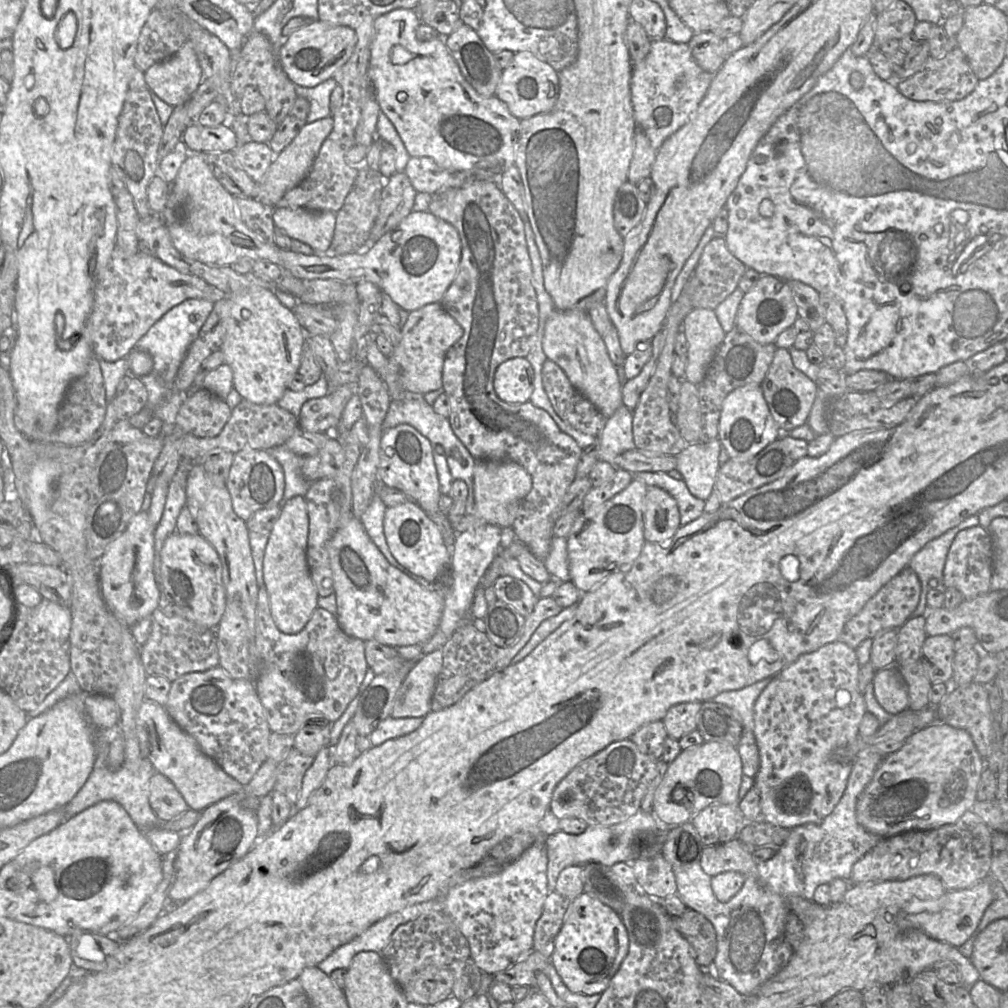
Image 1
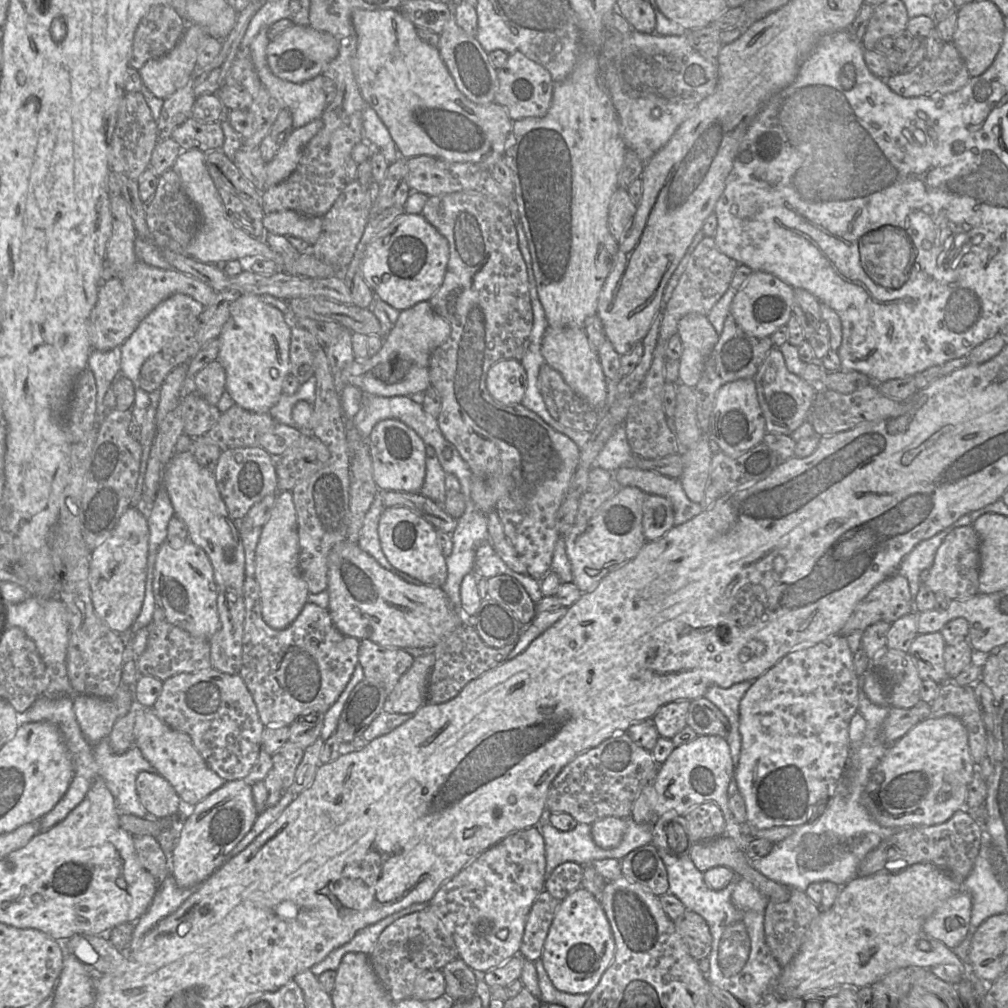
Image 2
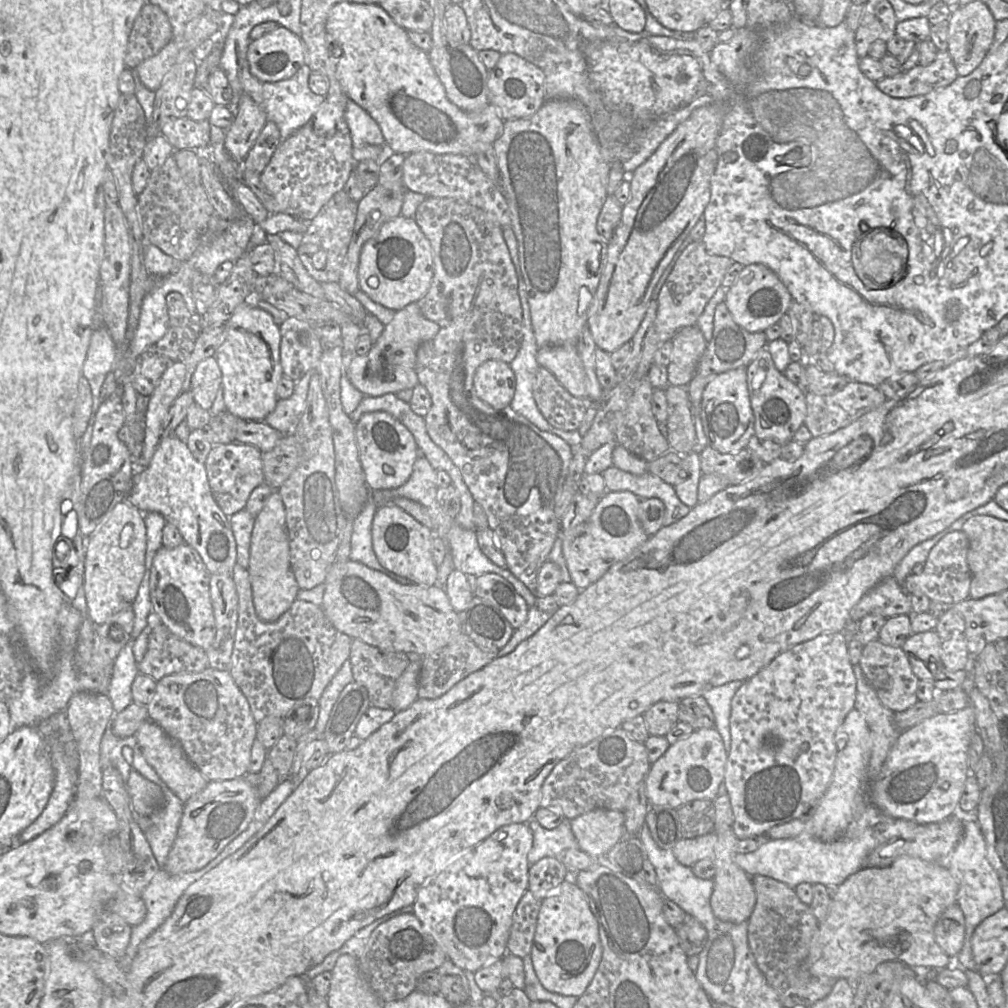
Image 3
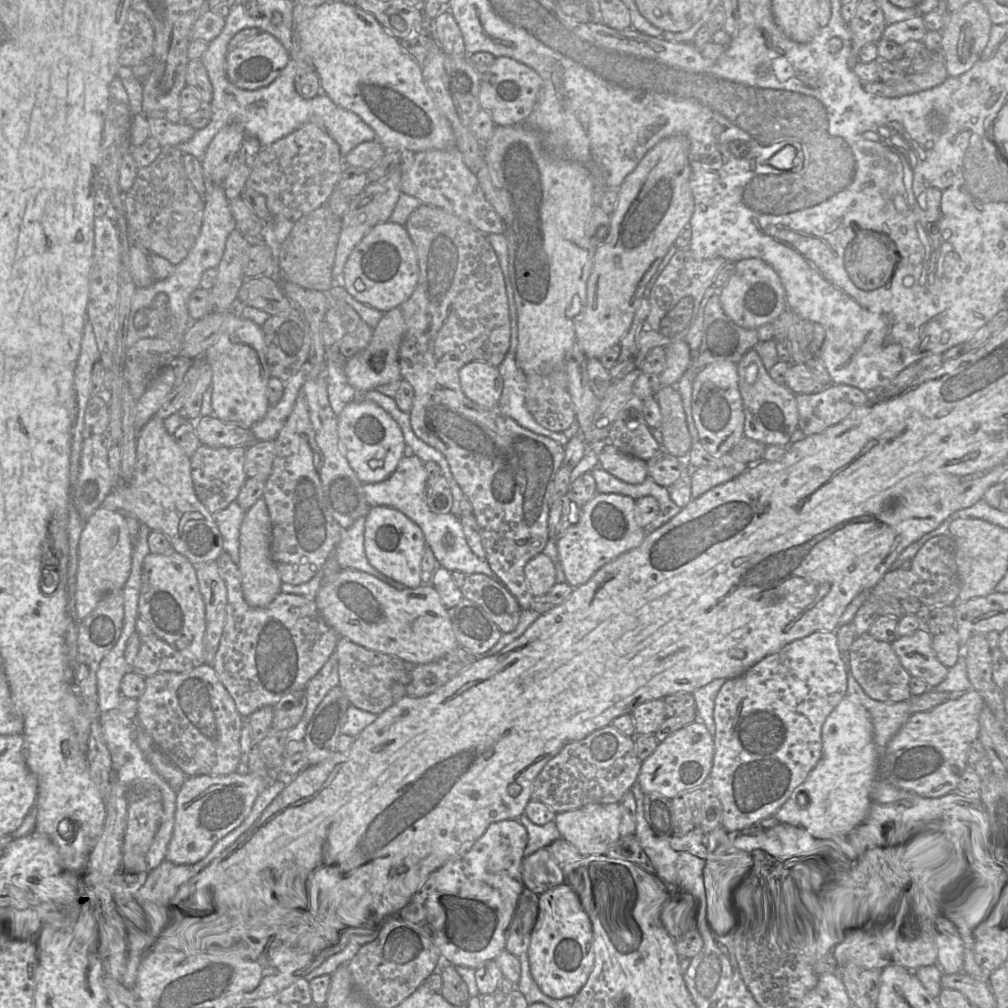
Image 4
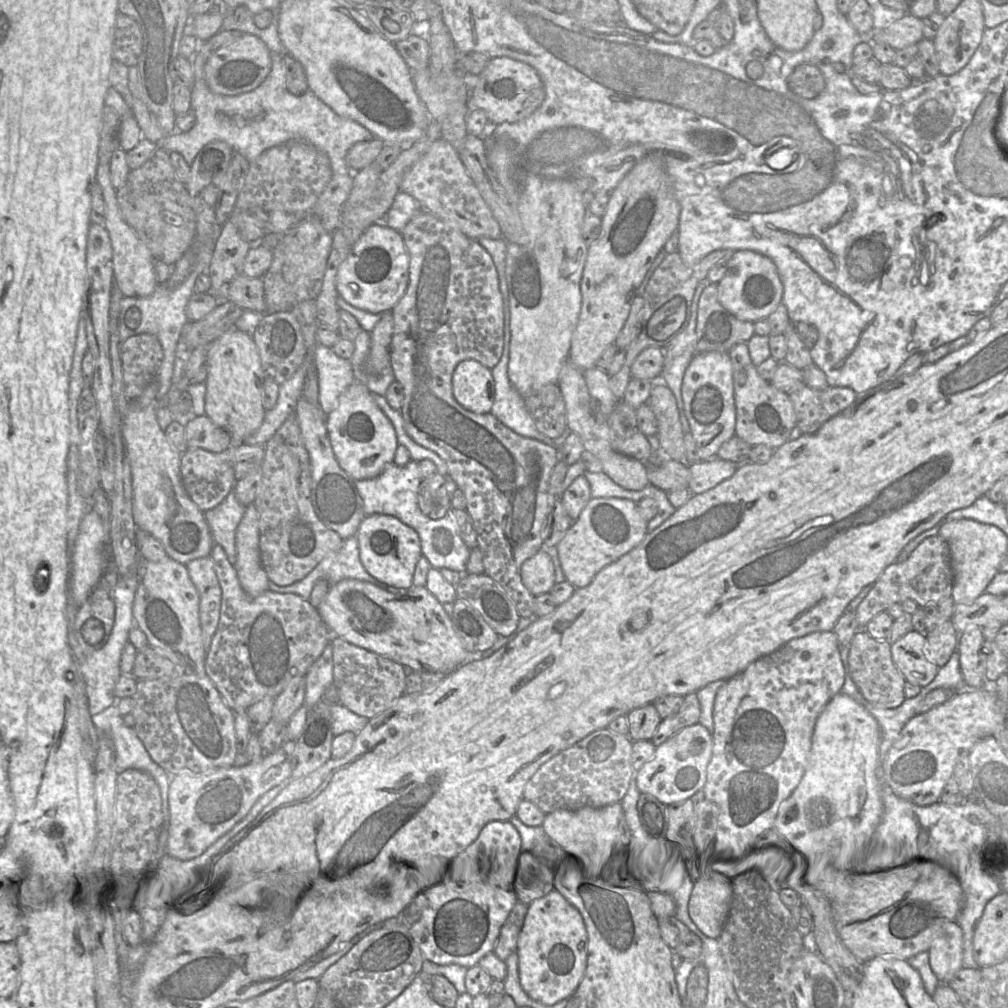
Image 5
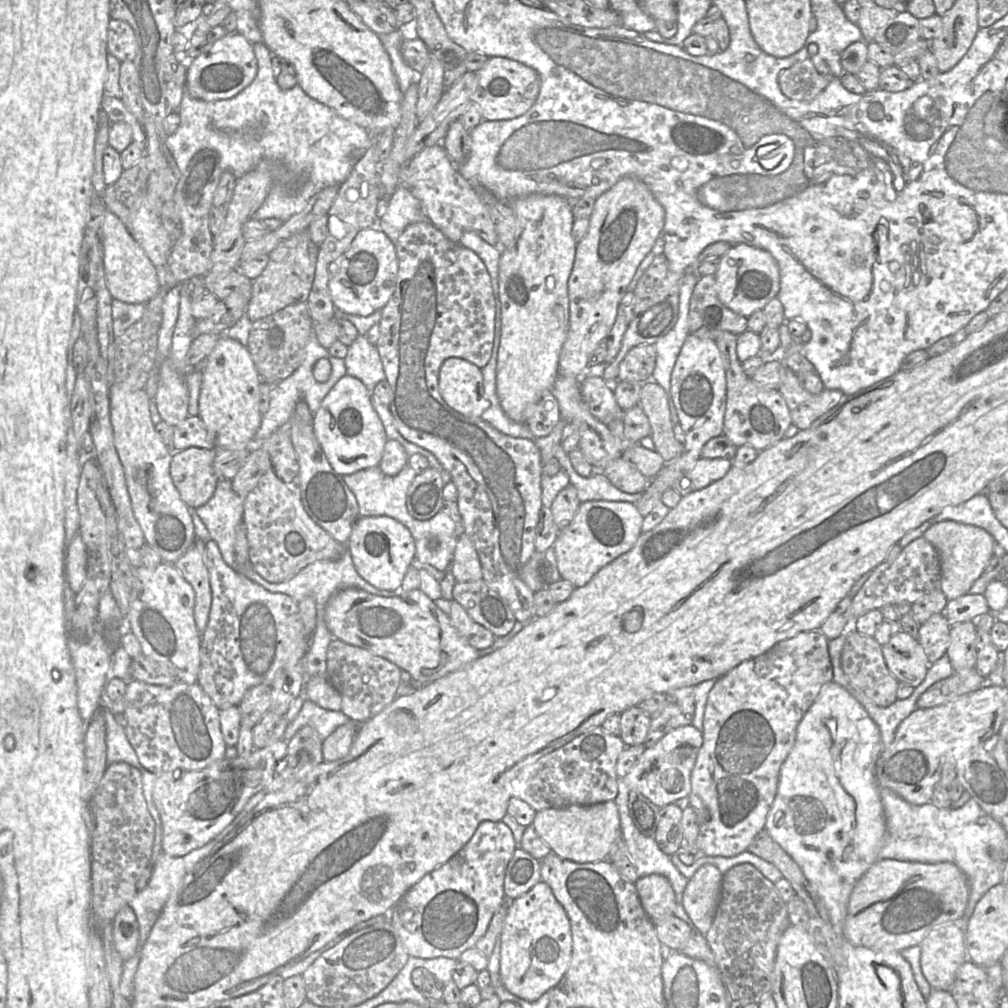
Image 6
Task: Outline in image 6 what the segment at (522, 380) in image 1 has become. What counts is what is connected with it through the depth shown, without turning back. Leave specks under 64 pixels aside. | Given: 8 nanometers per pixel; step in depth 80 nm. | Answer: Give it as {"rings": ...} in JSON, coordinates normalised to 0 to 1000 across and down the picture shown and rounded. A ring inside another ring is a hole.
{"rings":[[[445,355],[438,361],[436,388],[445,404],[463,414],[477,414],[484,404],[478,366],[456,355]]]}

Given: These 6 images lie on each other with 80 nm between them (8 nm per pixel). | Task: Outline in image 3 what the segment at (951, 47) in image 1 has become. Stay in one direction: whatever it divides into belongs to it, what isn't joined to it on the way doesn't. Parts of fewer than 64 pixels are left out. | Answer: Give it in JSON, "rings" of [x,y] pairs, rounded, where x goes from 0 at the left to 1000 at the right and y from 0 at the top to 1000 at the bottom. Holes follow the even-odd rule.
{"rings":[[[939,50],[930,51],[928,59],[921,64],[910,63],[901,70],[894,71],[887,76],[876,76],[868,81],[870,87],[876,92],[887,97],[901,97],[921,93],[925,90],[935,88],[948,79],[950,72]]]}

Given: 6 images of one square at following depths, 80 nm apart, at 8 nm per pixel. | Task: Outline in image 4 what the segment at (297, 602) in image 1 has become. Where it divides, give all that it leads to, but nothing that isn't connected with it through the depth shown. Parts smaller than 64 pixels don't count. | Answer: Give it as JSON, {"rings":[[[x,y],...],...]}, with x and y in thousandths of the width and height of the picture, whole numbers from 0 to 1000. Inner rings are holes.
{"rings":[[[257,495],[243,508],[237,529],[237,558],[240,585],[246,600],[252,603],[265,602],[280,588],[280,576],[269,554],[269,517],[263,497]]]}

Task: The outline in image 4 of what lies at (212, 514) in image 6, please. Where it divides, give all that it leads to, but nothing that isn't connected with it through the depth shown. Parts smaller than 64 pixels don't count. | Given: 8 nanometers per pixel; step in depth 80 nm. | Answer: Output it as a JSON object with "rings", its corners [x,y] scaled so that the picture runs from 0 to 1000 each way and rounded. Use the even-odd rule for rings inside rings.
{"rings":[[[231,497],[223,505],[211,509],[221,534],[222,548],[234,560],[237,558],[237,529],[243,508],[235,497]]]}

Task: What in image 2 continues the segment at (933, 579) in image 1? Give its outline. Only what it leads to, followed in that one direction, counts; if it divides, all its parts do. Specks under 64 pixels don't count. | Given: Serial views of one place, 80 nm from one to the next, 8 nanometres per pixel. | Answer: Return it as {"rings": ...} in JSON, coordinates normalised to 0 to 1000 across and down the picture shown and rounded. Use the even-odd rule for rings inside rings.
{"rings":[[[956,511],[943,522],[929,530],[923,535],[913,538],[894,558],[890,568],[899,572],[902,577],[904,588],[904,608],[910,608],[908,602],[908,594],[914,581],[914,568],[922,565],[927,558],[930,545],[937,537],[938,532],[945,526],[962,522],[969,514],[962,511]]]}

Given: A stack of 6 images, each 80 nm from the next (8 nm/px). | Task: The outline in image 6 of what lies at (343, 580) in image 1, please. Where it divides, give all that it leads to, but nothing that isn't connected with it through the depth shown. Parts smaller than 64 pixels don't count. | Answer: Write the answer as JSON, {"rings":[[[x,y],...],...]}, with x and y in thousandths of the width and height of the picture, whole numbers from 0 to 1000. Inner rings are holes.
{"rings":[[[339,584],[324,597],[321,615],[330,633],[388,656],[417,680],[436,675],[475,653],[474,645],[455,630],[444,610],[417,584],[391,592]]]}

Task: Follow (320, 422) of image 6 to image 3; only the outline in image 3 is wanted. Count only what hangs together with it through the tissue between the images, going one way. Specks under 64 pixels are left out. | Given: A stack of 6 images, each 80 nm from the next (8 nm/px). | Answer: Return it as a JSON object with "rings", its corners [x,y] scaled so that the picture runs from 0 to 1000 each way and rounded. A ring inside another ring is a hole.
{"rings":[[[378,408],[361,411],[352,420],[352,435],[362,479],[368,487],[393,485],[406,476],[417,449],[408,429],[389,412]]]}

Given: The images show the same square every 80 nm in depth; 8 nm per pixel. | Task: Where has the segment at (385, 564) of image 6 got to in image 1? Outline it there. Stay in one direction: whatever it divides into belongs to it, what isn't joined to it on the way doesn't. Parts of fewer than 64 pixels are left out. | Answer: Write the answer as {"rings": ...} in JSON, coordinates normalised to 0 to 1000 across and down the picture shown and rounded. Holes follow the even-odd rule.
{"rings":[[[411,496],[384,504],[380,524],[389,551],[410,569],[432,578],[447,564],[446,546],[442,543],[434,521]]]}

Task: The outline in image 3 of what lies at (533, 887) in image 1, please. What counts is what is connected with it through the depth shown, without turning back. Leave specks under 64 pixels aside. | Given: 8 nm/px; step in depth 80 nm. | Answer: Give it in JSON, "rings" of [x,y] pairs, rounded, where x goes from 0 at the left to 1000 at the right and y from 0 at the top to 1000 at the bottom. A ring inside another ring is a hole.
{"rings":[[[522,816],[499,819],[468,844],[434,868],[410,896],[410,906],[441,944],[459,963],[472,965],[504,944],[509,909],[525,880],[524,847],[529,825]]]}

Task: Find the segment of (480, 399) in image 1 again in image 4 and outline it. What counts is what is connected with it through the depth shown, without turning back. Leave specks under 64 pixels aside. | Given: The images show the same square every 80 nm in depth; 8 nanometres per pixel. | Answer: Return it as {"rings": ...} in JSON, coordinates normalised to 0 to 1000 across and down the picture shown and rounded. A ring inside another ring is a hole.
{"rings":[[[420,201],[408,211],[401,224],[411,242],[416,264],[416,275],[412,288],[409,293],[396,304],[402,319],[402,329],[395,348],[395,358],[399,378],[406,380],[411,387],[410,402],[406,410],[407,422],[411,431],[417,437],[436,447],[441,453],[451,477],[468,501],[469,511],[477,525],[477,538],[482,548],[481,555],[492,571],[511,591],[518,605],[527,604],[529,590],[524,584],[520,563],[525,556],[539,548],[545,536],[544,515],[546,502],[548,500],[546,499],[546,495],[551,472],[559,462],[561,451],[560,442],[544,434],[532,431],[518,424],[510,416],[498,409],[493,403],[489,405],[476,404],[463,395],[457,386],[455,368],[458,364],[469,358],[480,358],[488,363],[494,364],[500,357],[506,343],[507,321],[501,275],[496,265],[494,255],[483,237],[483,232],[478,231],[450,212]]]}

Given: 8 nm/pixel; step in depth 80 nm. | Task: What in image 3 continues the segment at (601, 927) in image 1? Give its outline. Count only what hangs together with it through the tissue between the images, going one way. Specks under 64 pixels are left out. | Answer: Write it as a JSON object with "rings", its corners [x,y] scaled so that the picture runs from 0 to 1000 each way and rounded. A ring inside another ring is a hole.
{"rings":[[[568,866],[564,867],[559,876],[545,884],[544,888],[538,890],[534,887],[534,891],[537,894],[537,902],[527,945],[524,948],[527,950],[535,973],[542,982],[573,990],[587,973],[597,950],[593,915],[585,902],[579,885],[569,875]]]}

